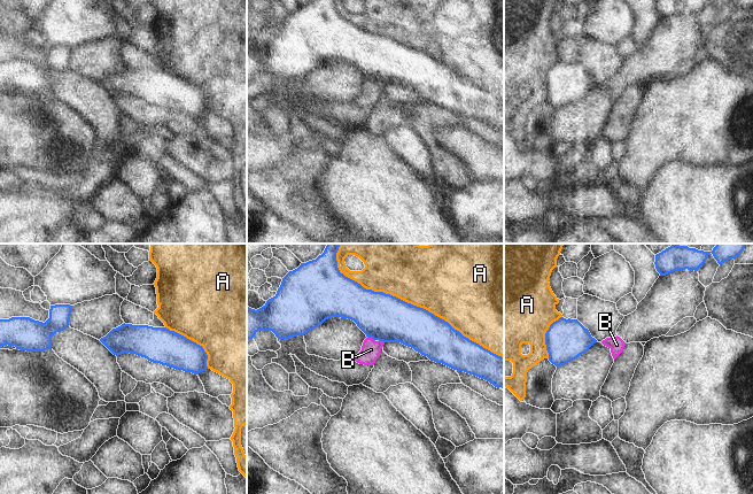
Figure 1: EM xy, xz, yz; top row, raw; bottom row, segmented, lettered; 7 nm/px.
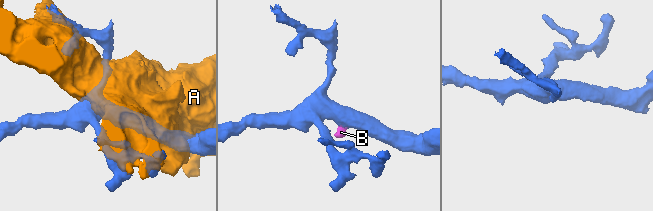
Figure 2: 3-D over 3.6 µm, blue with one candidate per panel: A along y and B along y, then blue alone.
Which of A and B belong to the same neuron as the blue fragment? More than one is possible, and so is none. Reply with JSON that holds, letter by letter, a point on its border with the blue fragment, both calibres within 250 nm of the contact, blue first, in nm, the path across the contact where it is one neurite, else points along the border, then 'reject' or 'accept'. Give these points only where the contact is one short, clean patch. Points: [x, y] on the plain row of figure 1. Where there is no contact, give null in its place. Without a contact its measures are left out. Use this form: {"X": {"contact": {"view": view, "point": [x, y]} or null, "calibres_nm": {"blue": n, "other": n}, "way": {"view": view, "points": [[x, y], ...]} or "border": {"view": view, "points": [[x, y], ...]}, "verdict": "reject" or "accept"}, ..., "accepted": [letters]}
{"A": {"contact": {"view": "xz", "point": [414, 48]}, "calibres_nm": {"blue": 320, "other": 420}, "verdict": "reject"}, "B": {"contact": {"view": "xz", "point": [371, 79]}, "calibres_nm": {"blue": 320, "other": 140}, "border": {"view": "xz", "points": [[367, 78], [374, 83]]}, "verdict": "reject"}, "accepted": []}

